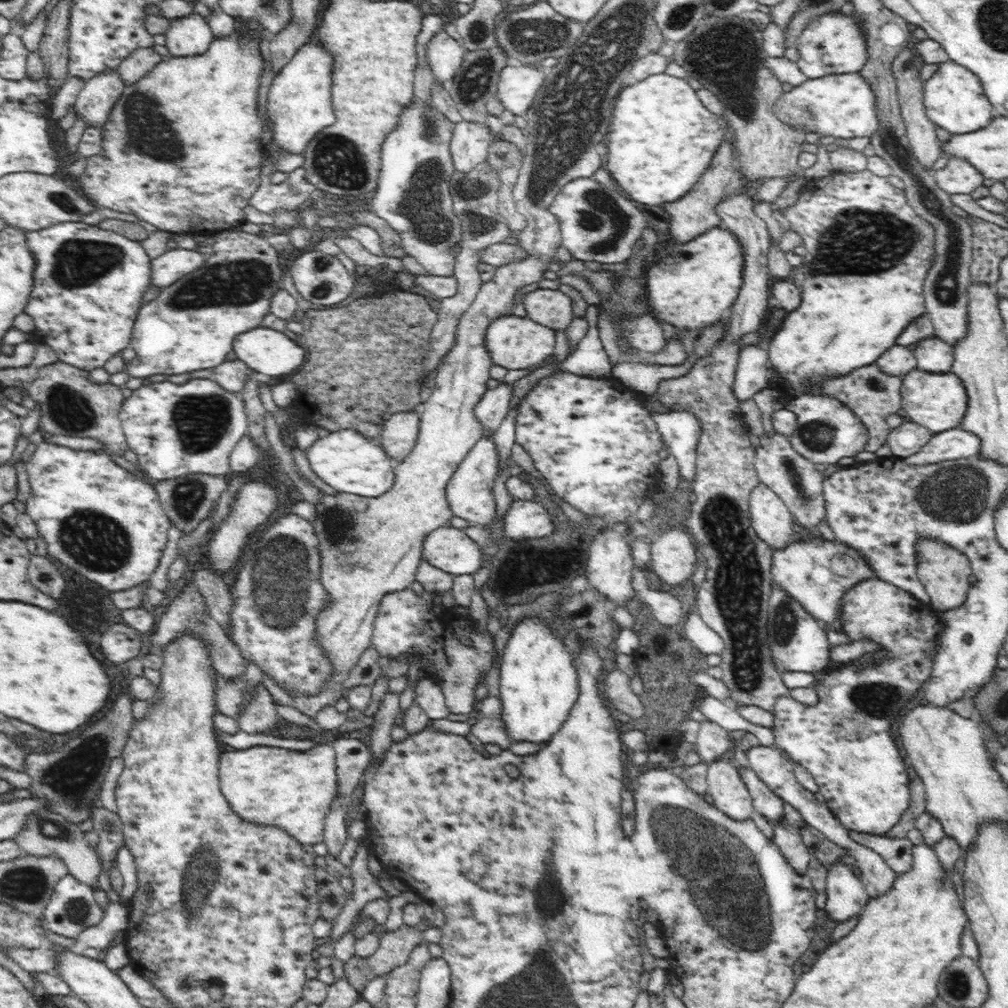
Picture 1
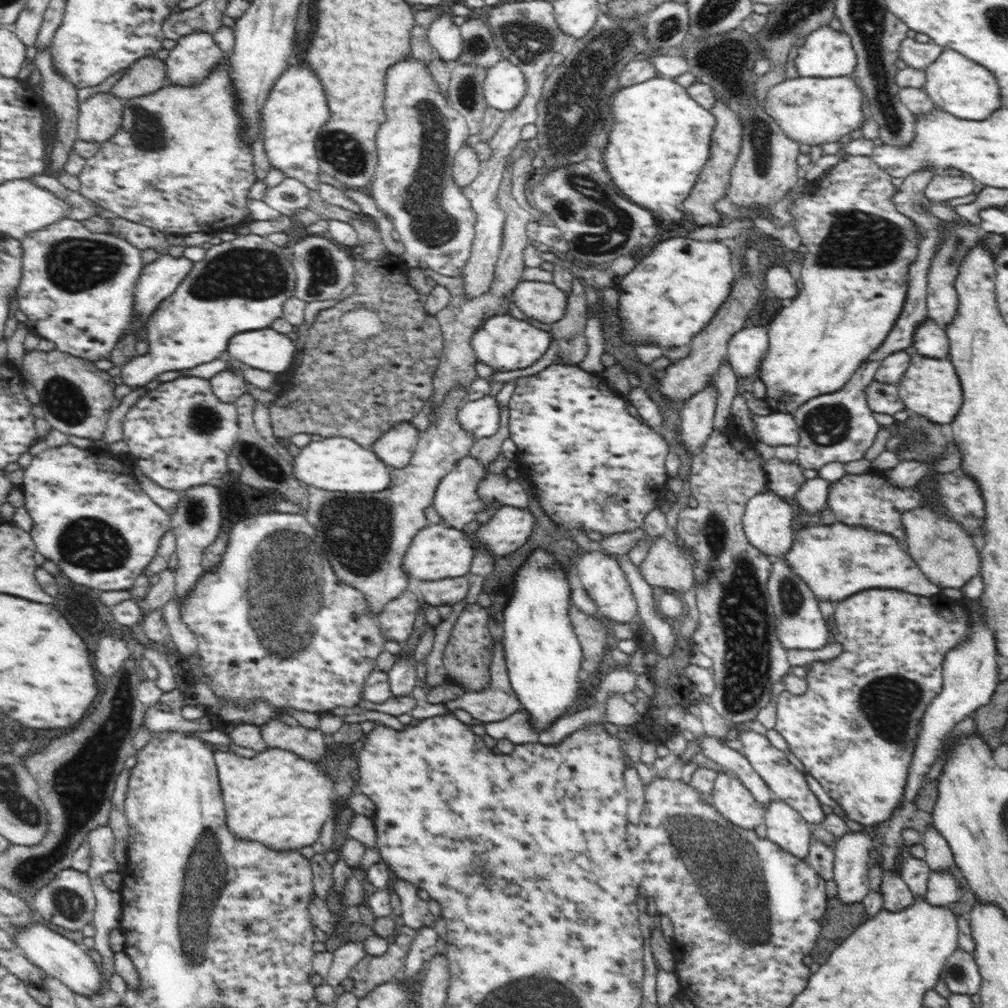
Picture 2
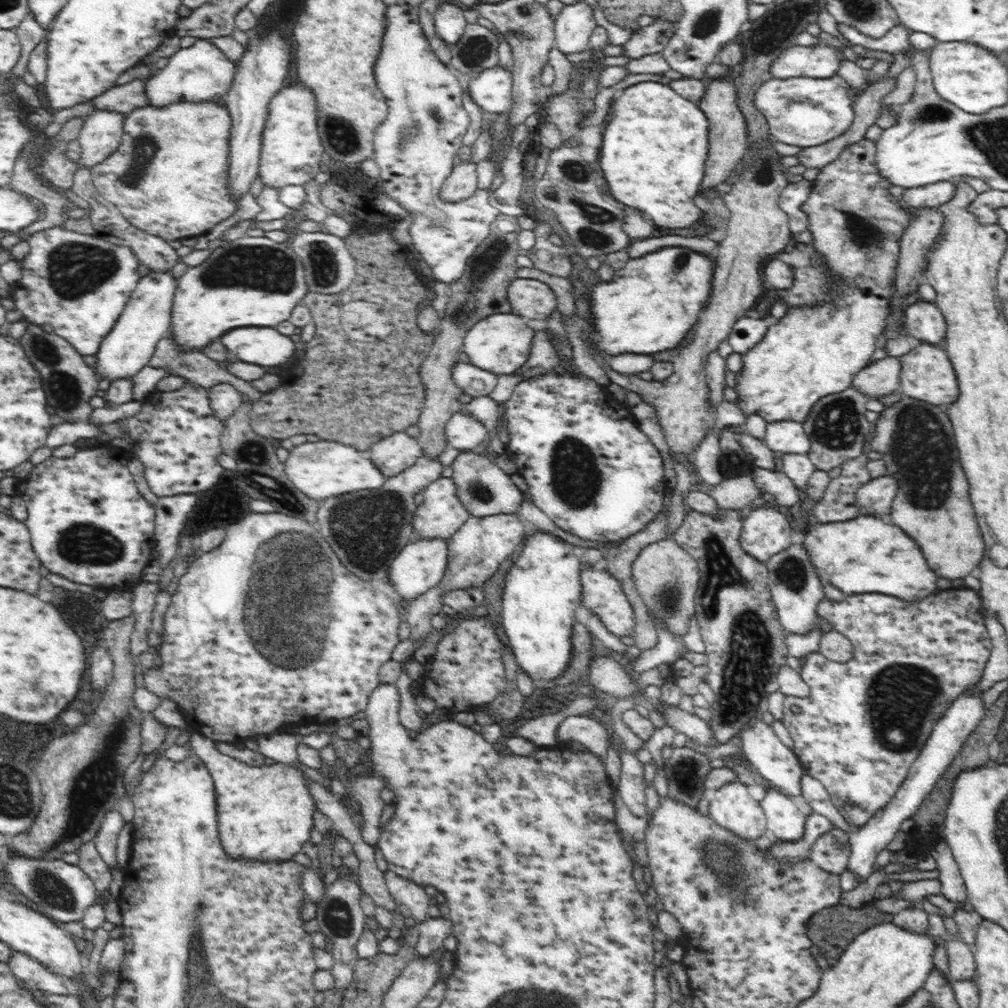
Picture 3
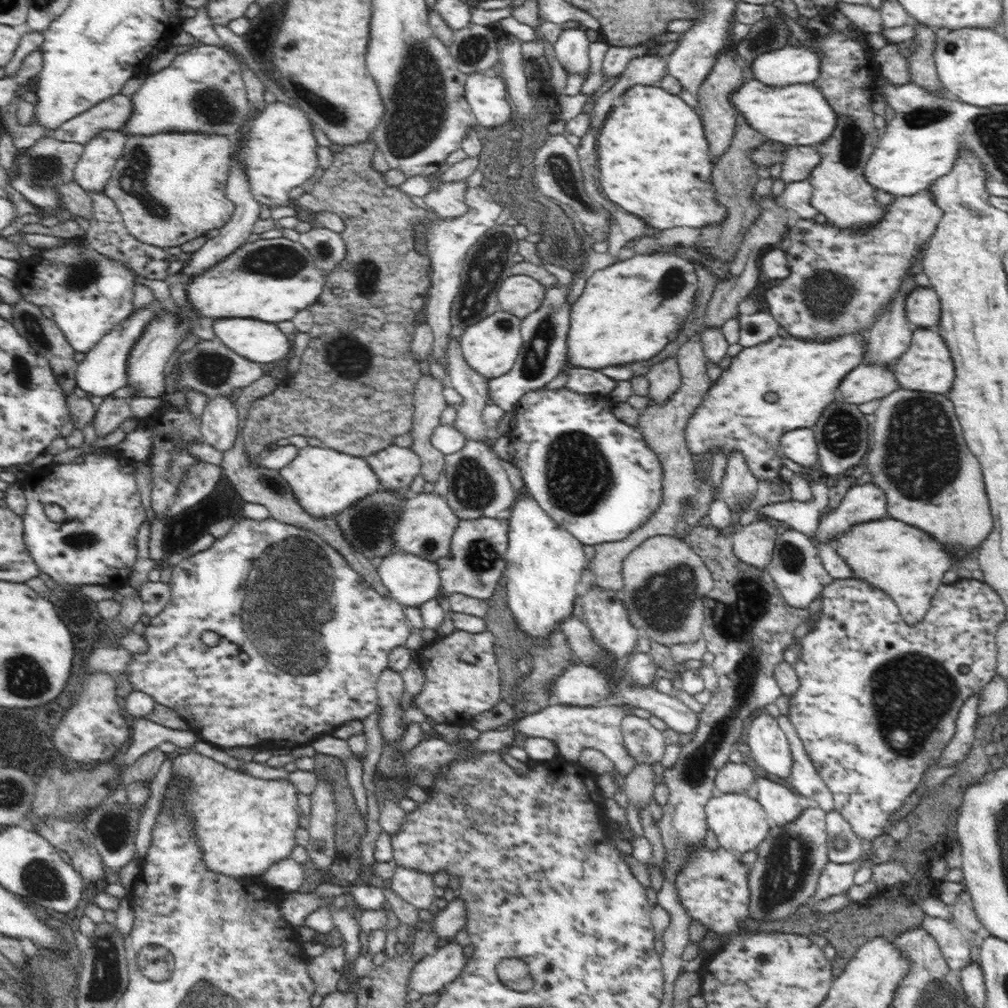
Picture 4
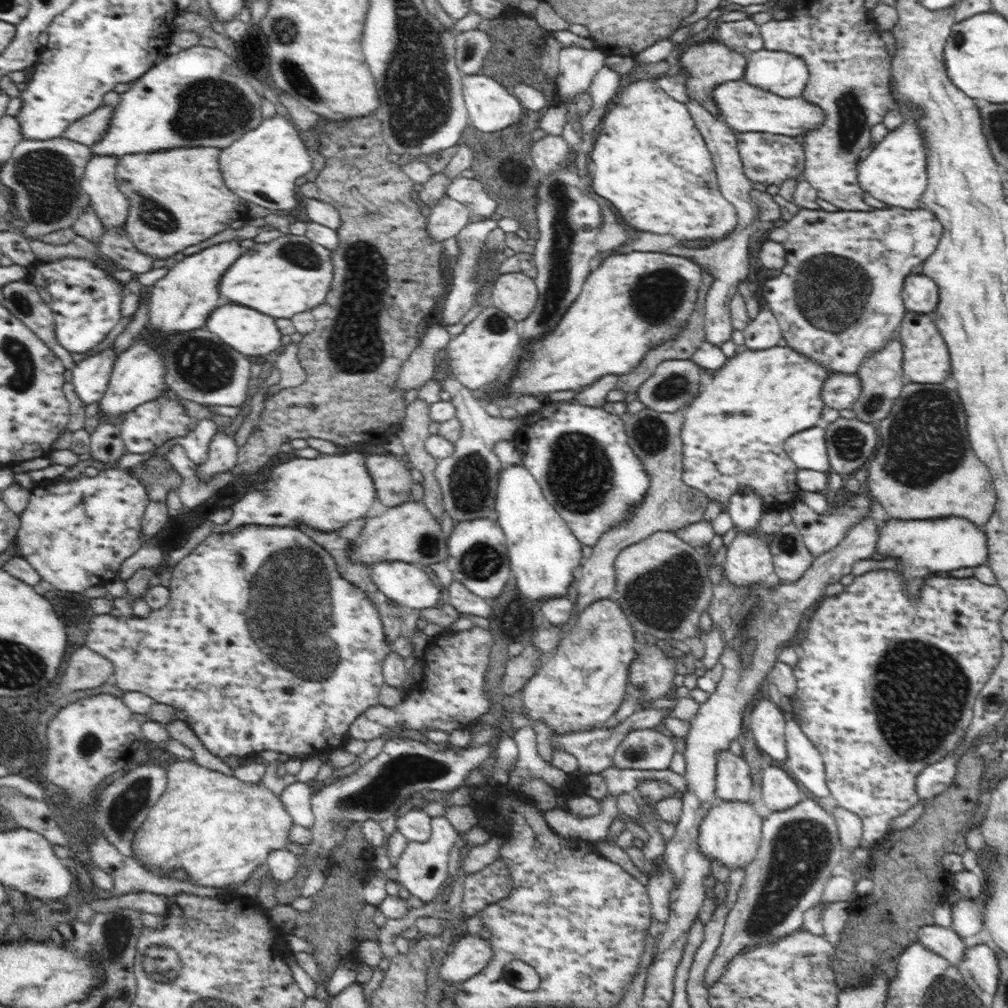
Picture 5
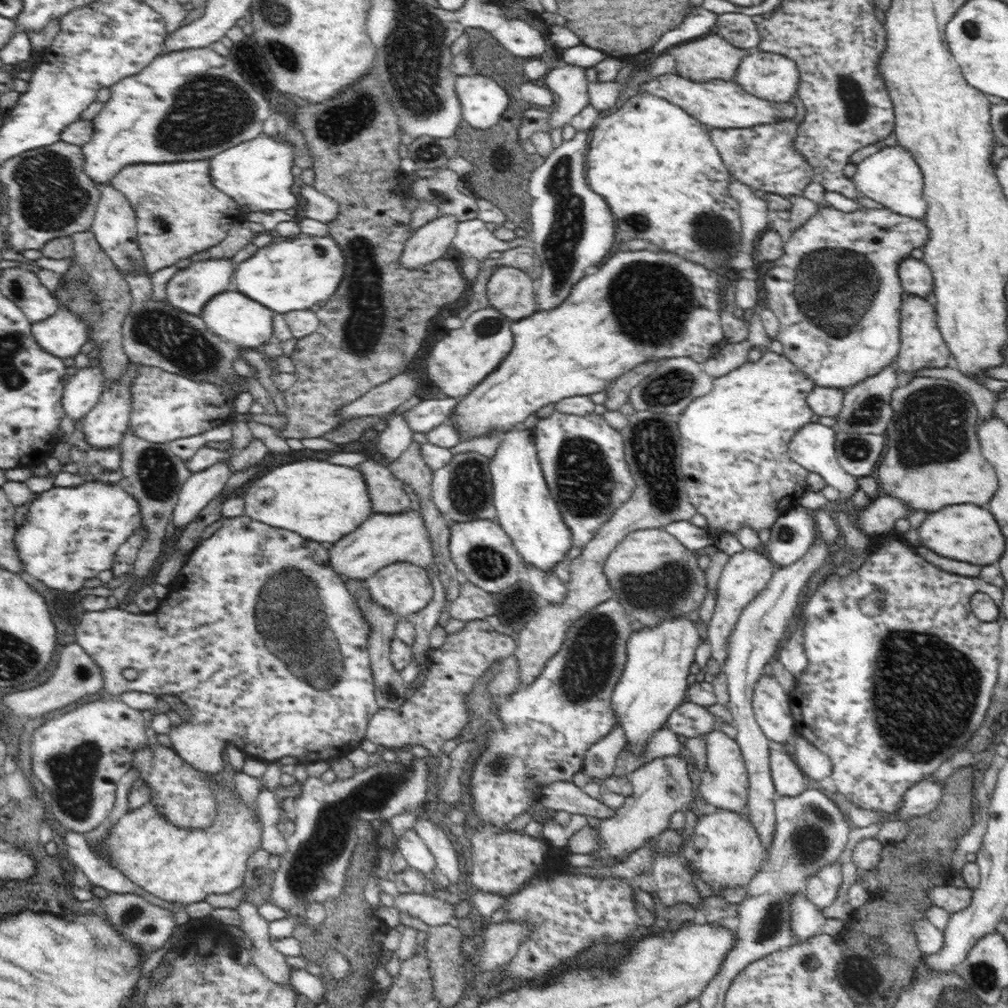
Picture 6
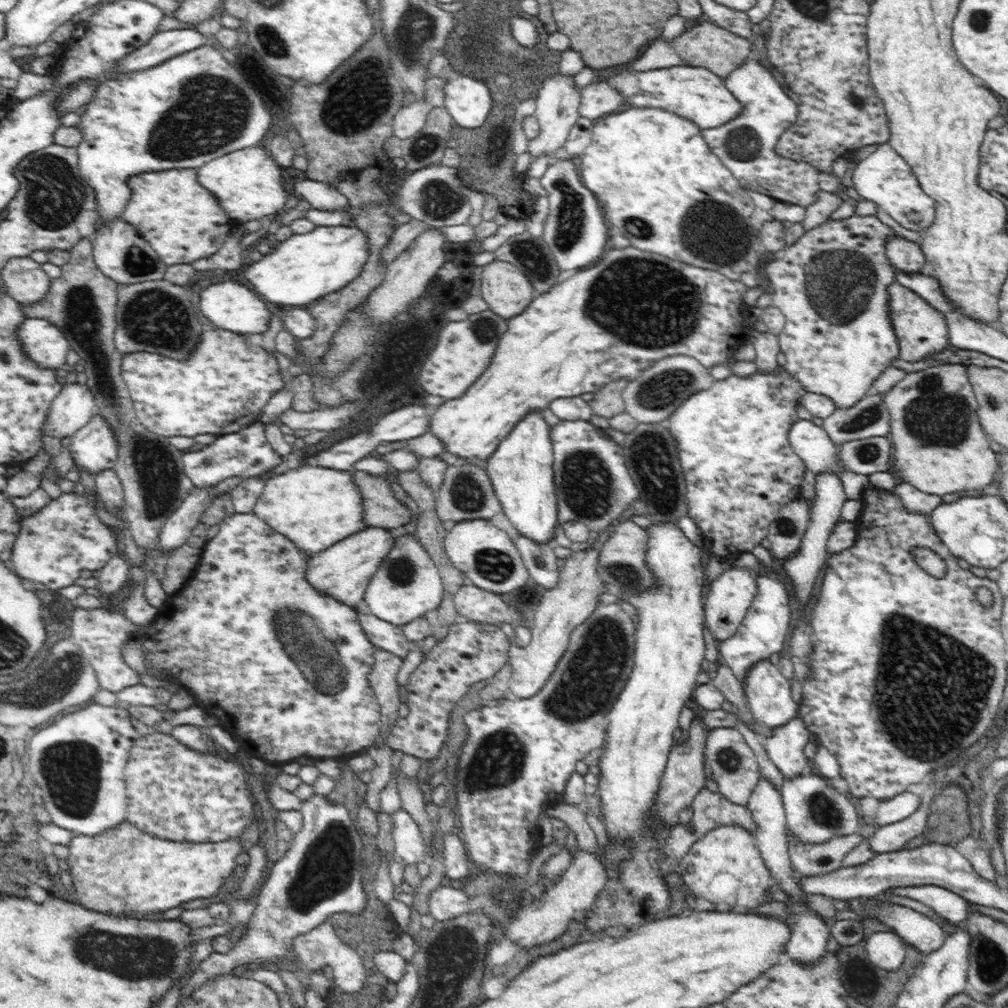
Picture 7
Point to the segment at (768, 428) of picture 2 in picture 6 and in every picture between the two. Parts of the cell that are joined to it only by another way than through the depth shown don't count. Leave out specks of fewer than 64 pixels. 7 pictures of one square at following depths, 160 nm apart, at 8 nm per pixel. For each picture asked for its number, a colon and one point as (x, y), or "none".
3: (789, 437)
4: (800, 445)
5: (807, 448)
6: (812, 447)

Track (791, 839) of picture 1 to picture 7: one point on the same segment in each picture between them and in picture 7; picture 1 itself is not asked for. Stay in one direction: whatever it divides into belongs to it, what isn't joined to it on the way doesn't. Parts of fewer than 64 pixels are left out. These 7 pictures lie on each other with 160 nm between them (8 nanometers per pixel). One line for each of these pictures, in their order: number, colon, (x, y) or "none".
2: (785, 826)
3: (785, 815)
4: (782, 805)
5: (778, 790)
6: (789, 780)
7: (785, 746)

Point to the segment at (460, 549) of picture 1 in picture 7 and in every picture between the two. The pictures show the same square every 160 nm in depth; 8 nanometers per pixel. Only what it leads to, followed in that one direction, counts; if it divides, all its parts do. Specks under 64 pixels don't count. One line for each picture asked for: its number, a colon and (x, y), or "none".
2: (437, 552)
3: (420, 566)
4: (412, 581)
5: (406, 584)
6: (404, 588)
7: (407, 585)

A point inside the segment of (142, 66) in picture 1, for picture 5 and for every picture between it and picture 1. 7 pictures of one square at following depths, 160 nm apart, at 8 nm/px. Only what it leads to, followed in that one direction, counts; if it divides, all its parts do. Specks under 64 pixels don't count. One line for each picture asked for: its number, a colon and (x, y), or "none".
2: (146, 76)
3: (124, 99)
4: (112, 114)
5: (93, 127)

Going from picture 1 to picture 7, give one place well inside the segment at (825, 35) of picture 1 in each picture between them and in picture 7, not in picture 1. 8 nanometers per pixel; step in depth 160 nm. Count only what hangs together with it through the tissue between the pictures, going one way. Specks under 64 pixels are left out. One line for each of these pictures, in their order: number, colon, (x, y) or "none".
2: (826, 53)
3: (821, 61)
4: (788, 65)
5: (784, 74)
6: (768, 75)
7: (746, 145)

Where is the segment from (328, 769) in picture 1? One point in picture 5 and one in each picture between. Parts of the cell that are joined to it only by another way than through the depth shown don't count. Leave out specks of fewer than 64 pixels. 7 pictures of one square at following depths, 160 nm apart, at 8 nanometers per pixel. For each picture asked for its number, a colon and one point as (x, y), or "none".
2: (277, 798)
3: (265, 813)
4: (243, 824)
5: (218, 829)

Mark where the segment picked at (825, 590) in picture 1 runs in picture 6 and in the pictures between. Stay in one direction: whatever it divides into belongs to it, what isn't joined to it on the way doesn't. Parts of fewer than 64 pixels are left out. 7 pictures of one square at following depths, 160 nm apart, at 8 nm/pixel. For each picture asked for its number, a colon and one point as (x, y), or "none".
2: (835, 561)
3: (865, 554)
4: (905, 562)
5: (923, 547)
6: (966, 532)

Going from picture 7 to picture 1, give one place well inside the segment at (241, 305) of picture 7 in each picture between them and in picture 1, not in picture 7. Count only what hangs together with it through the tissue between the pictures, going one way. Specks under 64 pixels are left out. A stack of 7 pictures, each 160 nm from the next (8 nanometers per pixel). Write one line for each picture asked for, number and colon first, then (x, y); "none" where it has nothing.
1: (265, 350)
2: (267, 350)
3: (264, 346)
4: (261, 342)
5: (252, 333)
6: (244, 323)

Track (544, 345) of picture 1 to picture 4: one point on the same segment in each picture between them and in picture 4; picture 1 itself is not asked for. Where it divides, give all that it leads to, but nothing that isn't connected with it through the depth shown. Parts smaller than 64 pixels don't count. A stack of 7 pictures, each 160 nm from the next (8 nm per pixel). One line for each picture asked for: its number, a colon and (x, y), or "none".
2: (505, 343)
3: (500, 343)
4: (490, 346)

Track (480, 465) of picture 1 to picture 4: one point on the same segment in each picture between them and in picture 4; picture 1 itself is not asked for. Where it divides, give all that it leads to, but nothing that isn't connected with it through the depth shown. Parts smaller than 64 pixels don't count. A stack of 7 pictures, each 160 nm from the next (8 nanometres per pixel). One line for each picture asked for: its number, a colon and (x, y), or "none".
2: (456, 499)
3: (441, 514)
4: (426, 525)

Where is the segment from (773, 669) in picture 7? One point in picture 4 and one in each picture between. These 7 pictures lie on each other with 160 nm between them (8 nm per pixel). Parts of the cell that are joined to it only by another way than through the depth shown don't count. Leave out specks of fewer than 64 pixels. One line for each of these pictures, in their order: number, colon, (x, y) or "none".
4: (769, 746)
5: (767, 723)
6: (772, 706)

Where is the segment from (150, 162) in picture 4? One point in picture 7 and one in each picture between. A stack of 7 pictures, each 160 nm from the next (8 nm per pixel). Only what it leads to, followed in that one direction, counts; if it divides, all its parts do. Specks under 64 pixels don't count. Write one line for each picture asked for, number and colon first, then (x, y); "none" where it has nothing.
5: (178, 198)
6: (179, 212)
7: (182, 221)

